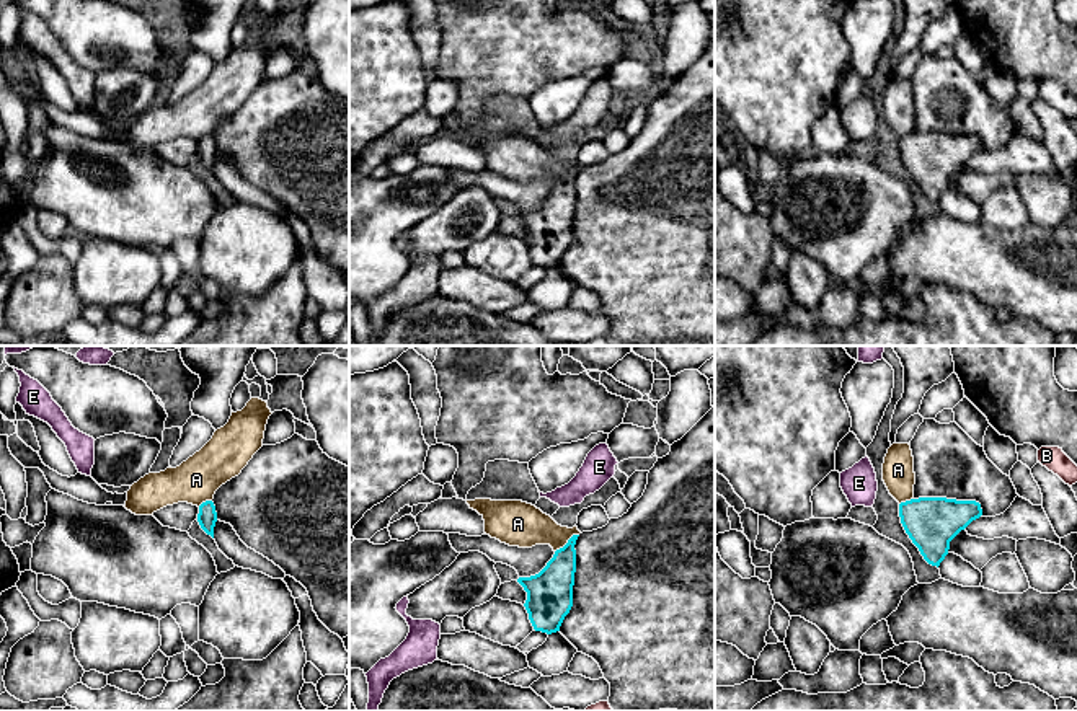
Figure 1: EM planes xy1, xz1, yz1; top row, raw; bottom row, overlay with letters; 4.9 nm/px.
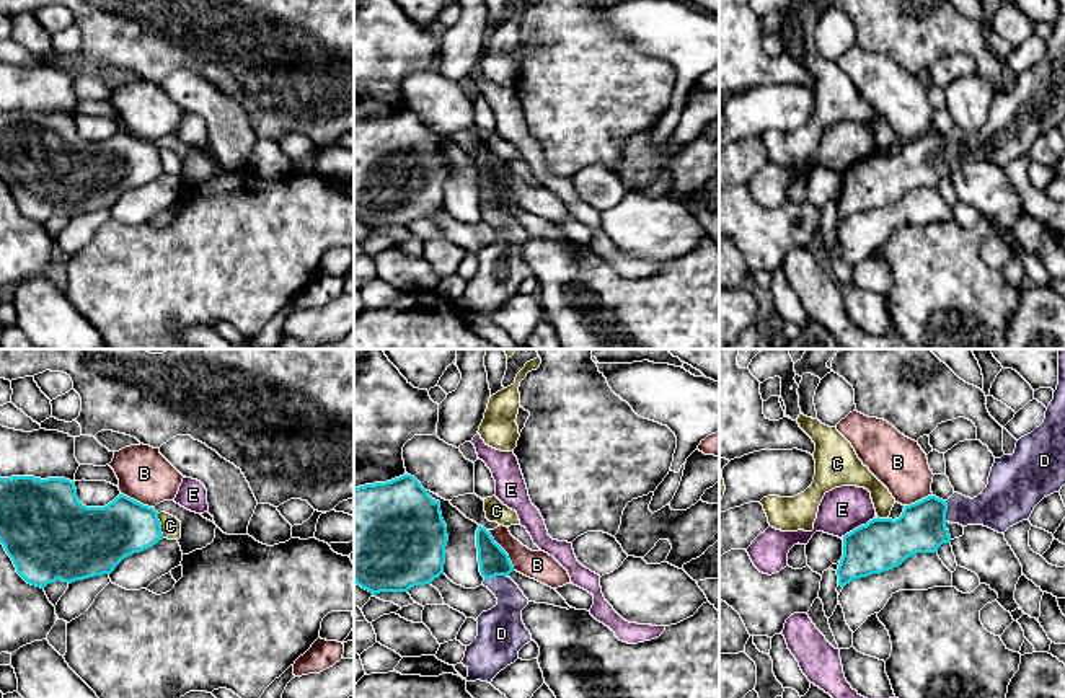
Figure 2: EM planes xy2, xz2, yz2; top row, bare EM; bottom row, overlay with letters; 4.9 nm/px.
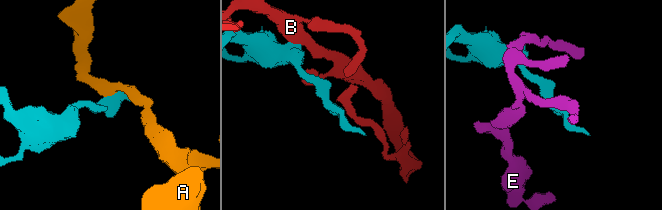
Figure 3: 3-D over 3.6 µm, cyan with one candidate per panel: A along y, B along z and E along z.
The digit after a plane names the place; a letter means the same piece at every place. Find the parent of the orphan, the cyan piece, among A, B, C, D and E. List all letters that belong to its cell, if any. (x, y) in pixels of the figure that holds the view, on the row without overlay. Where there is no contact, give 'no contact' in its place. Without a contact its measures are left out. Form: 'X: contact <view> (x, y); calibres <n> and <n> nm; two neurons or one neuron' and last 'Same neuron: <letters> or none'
A: contact xz1 (568, 176); calibres 200 and 220 nm; two neurons
B: contact xz2 (503, 185); calibres 150 and 140 nm; two neurons
C: contact xy2 (160, 160); calibres 280 and 100 nm; two neurons
D: contact xz2 (494, 211); calibres 150 and 200 nm; one neuron
E: contact yz2 (858, 162); calibres 260 and 220 nm; two neurons
Same neuron: D

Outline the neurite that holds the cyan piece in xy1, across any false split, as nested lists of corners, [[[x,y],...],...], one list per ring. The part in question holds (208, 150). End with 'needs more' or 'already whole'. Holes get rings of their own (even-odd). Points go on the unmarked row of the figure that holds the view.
[[[206,135],[199,140],[197,157],[201,163],[214,173],[214,161],[217,157],[217,147],[212,135]]]; already whole

